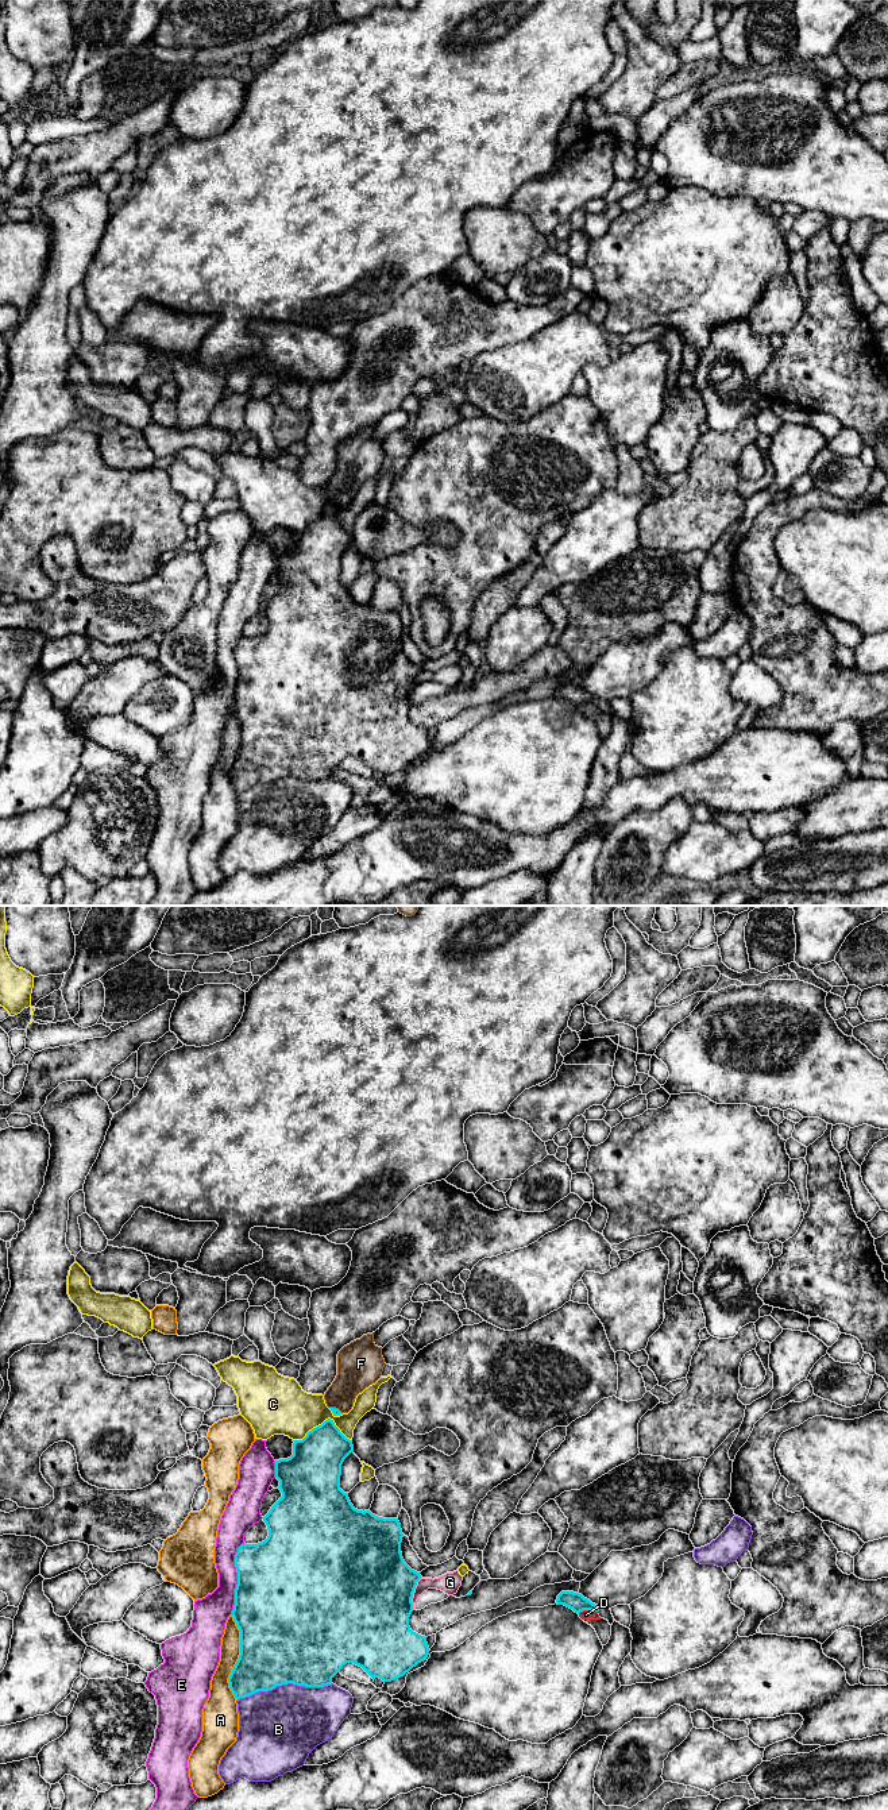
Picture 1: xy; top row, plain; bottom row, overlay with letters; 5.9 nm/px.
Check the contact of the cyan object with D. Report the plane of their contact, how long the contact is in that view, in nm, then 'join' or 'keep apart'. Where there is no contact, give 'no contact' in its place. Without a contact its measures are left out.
contact in xy; length 120 nm; keep apart

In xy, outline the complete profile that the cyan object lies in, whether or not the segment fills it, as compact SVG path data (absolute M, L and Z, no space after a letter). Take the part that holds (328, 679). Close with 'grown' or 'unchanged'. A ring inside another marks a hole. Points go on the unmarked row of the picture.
M328 512L302 533L293 534L293 548L274 555L282 590L263 610L267 632L242 637L235 648L238 678L232 710L240 723L240 748L228 776L236 794L287 776L305 780L332 777L332 771L347 756L362 760L372 772L391 775L429 748L426 730L409 719L413 686L422 669L402 651L404 626L398 611L355 602L348 586L340 582L341 557L354 545L352 533Z; unchanged

